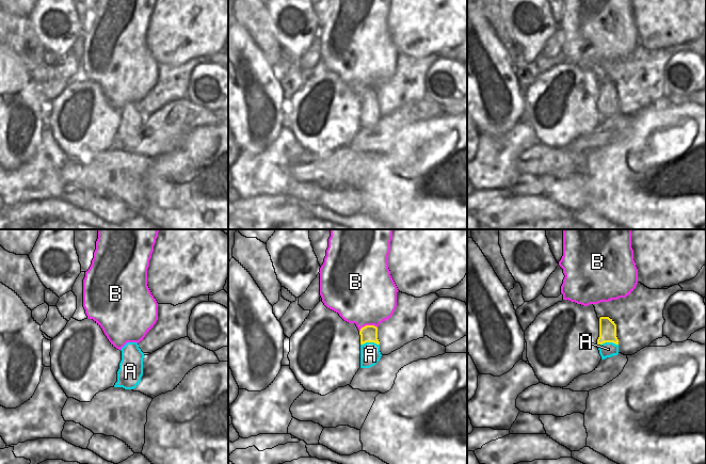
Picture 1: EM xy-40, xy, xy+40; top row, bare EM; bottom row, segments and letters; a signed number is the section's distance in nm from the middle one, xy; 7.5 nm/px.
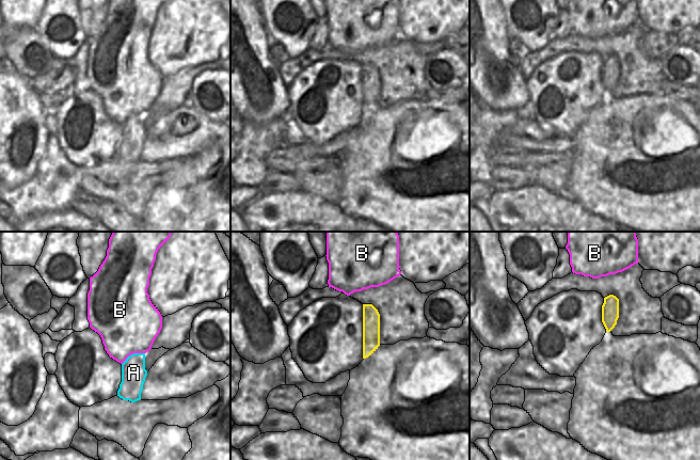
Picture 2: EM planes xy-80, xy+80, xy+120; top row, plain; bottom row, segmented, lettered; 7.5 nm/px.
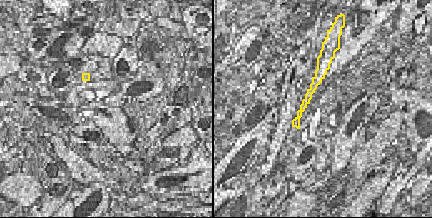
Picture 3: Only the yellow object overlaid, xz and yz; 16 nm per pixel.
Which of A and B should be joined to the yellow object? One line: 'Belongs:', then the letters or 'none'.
Belongs: A

